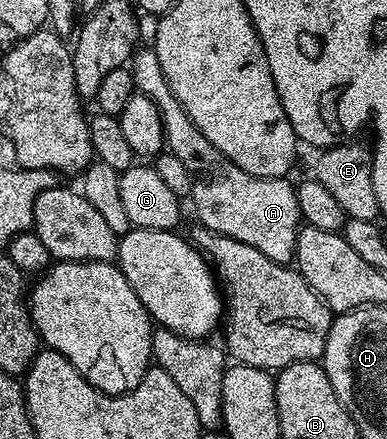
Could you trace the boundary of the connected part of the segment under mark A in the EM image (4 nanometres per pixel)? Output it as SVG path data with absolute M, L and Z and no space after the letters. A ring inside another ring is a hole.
M154 49L141 50L132 58L135 91L148 96L152 104L160 108L160 120L164 124L166 136L165 149L172 156L178 157L192 176L190 198L202 221L199 223L214 234L240 240L240 244L249 244L251 248L256 248L256 252L264 252L268 260L293 263L298 231L303 225L295 183L290 183L289 177L252 176L244 172L244 168L232 164L232 160L221 154L208 140L208 136L204 136L204 132L192 124L192 116L184 112L172 88L168 88L168 80L164 80L164 68L160 68L160 60Z

